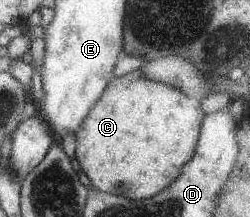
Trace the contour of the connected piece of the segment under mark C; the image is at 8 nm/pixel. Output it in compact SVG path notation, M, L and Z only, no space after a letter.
M139 69L119 77L113 76L74 131L74 156L80 167L79 172L86 175L91 187L96 190L123 196L128 200L147 199L167 187L177 177L181 165L191 159L203 116L199 101L175 86L145 79Z

